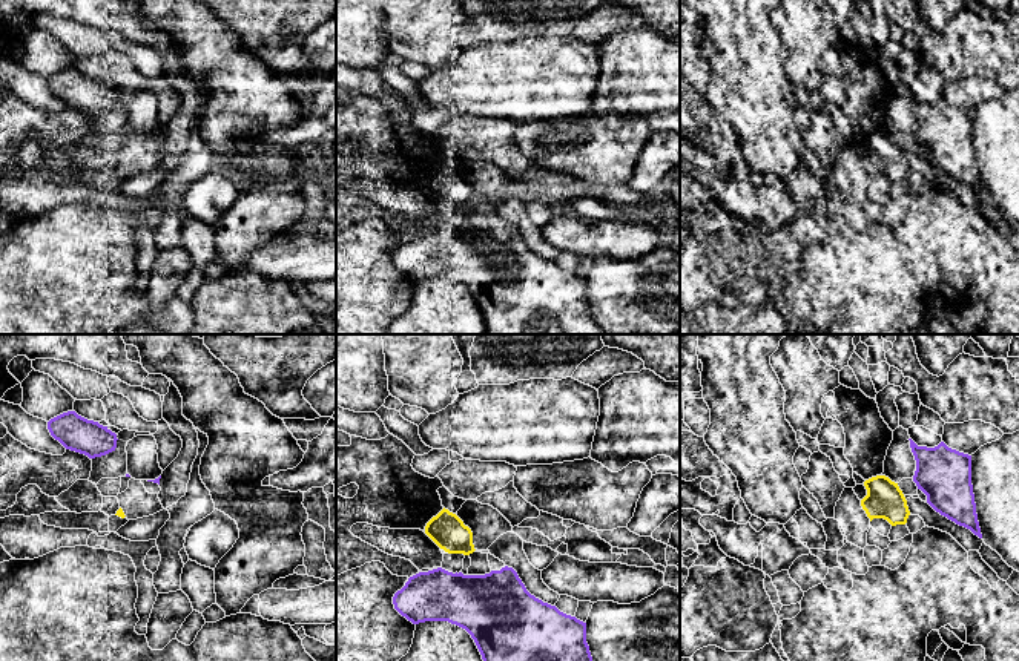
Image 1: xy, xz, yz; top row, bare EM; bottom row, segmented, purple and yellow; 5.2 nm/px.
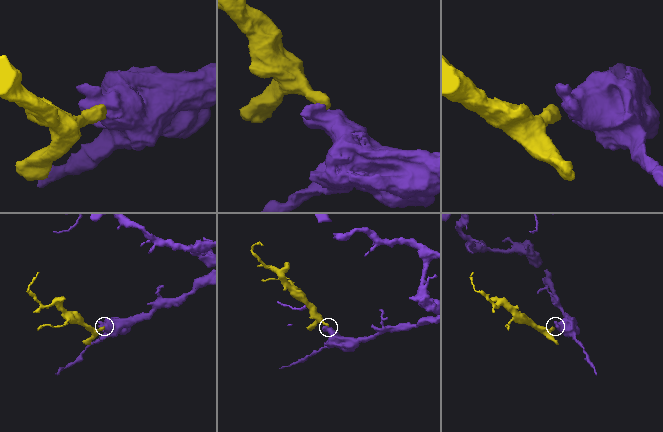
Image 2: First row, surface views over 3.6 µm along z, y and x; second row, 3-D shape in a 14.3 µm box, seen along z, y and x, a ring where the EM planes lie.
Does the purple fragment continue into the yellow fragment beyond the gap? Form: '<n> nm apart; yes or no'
90 nm apart; yes

